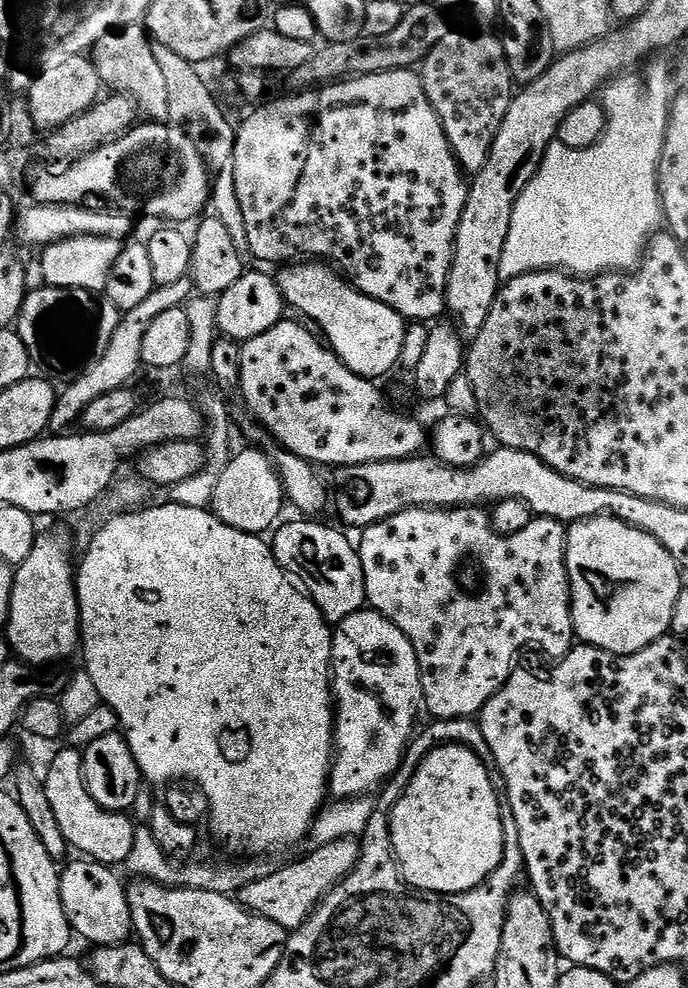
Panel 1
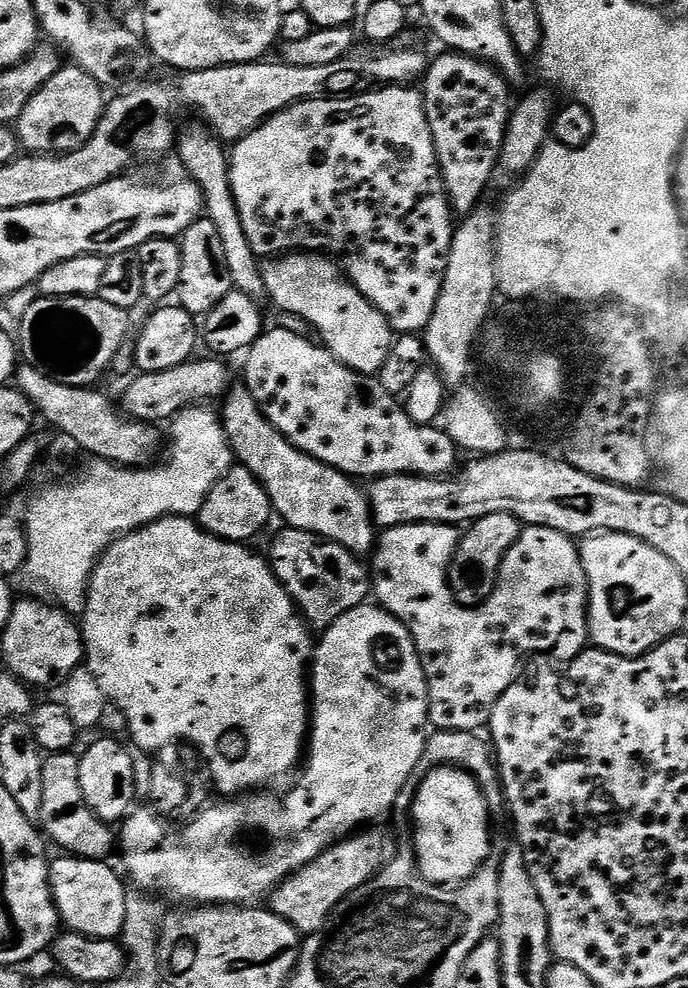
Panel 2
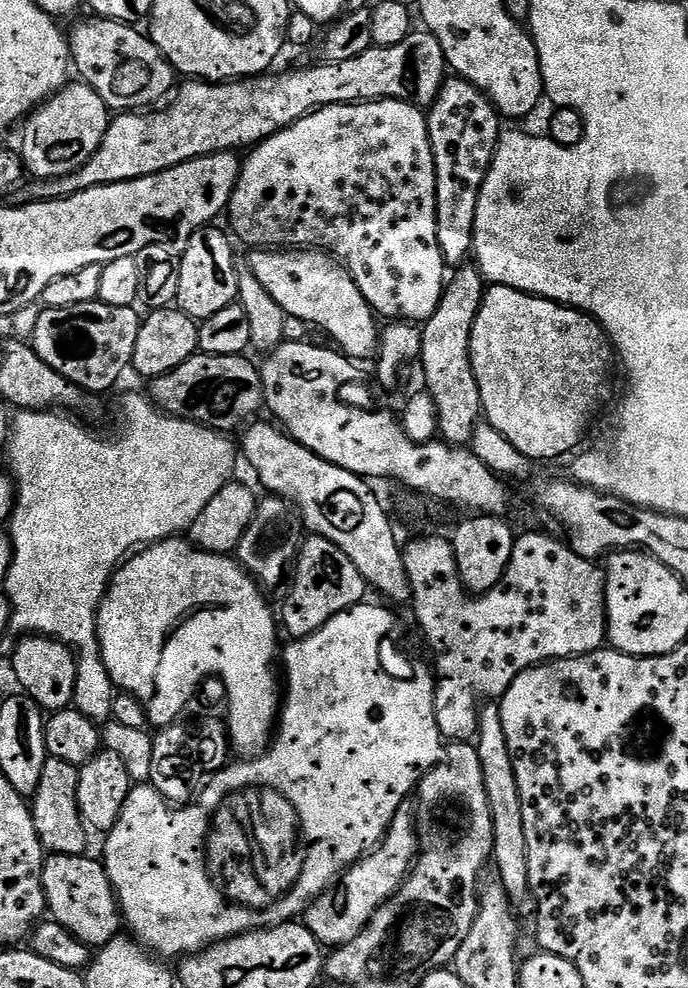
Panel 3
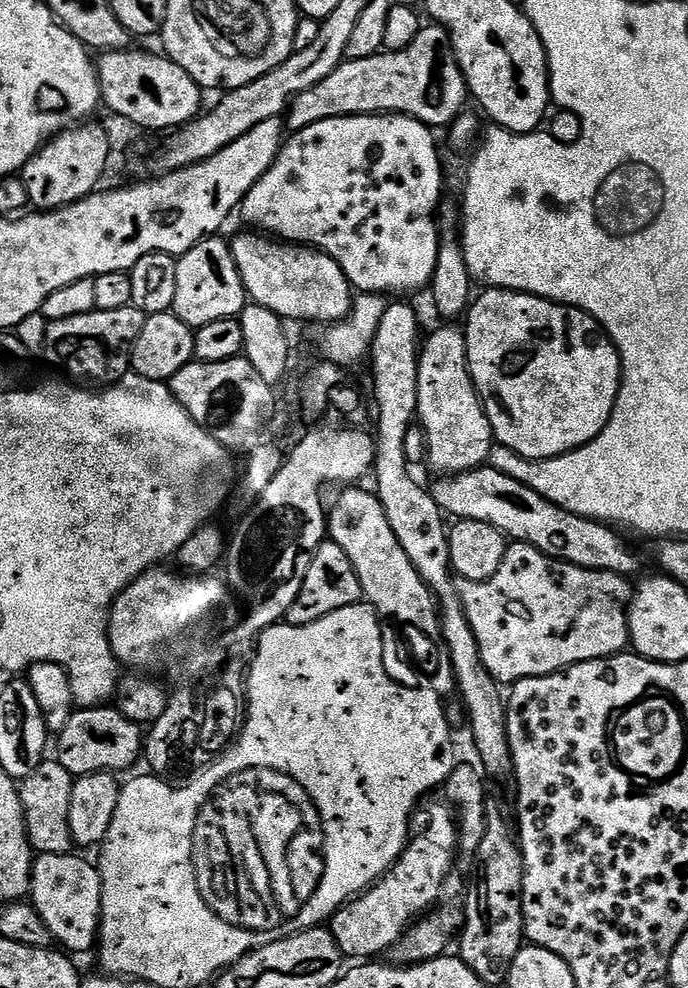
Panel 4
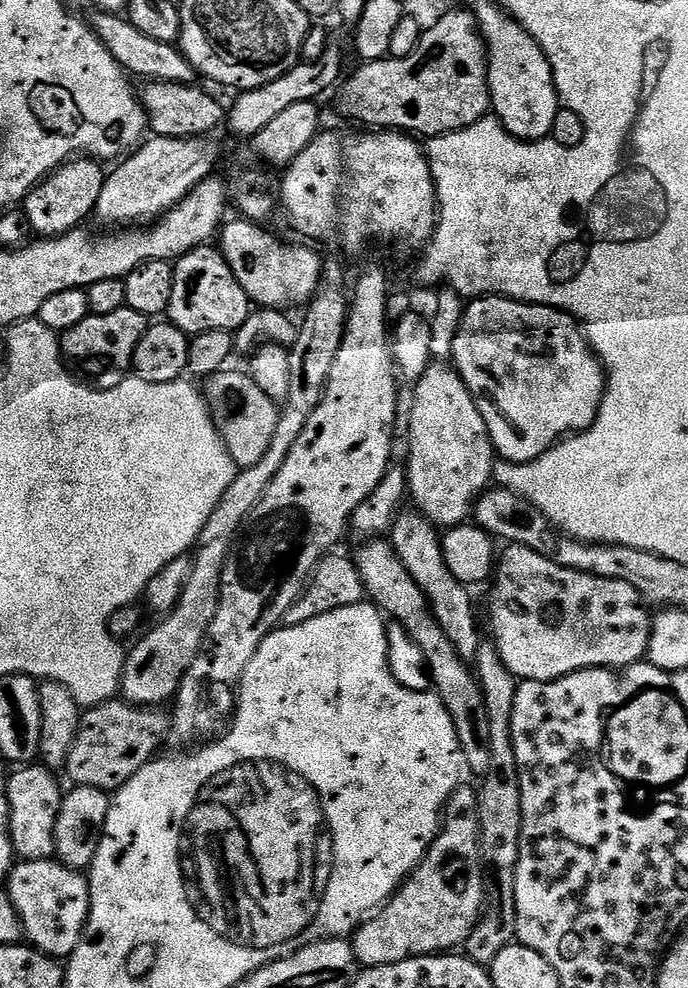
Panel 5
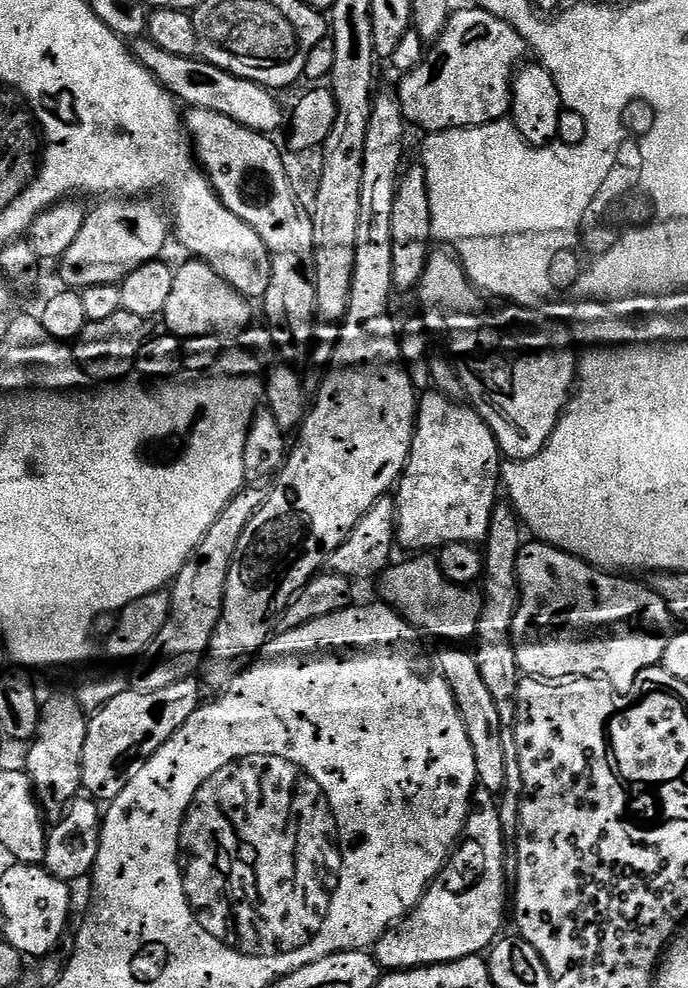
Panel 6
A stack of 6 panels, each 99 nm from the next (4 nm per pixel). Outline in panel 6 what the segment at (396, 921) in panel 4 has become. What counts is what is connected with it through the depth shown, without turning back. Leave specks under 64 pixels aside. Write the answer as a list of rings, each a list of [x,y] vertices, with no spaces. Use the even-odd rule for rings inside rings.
[[[477,787],[476,791],[472,793],[472,803],[473,805],[470,809],[470,815],[466,825],[470,836],[472,832],[472,840],[465,839],[463,843],[461,843],[459,847],[455,849],[454,855],[451,857],[451,859],[449,859],[448,863],[444,865],[442,871],[432,879],[431,886],[429,886],[429,888],[427,888],[424,892],[424,897],[418,902],[418,906],[413,908],[412,911],[400,921],[399,924],[389,928],[388,931],[384,932],[380,941],[374,945],[374,955],[376,960],[379,962],[381,969],[403,970],[405,968],[429,968],[429,966],[432,964],[449,964],[455,960],[461,960],[462,958],[479,956],[481,954],[487,953],[501,935],[500,927],[502,927],[504,924],[504,903],[506,903],[507,900],[509,903],[510,888],[509,885],[508,888],[506,885],[504,885],[504,843],[506,843],[506,837],[504,835],[503,828],[500,826],[500,810],[498,807],[498,800],[490,790]]]

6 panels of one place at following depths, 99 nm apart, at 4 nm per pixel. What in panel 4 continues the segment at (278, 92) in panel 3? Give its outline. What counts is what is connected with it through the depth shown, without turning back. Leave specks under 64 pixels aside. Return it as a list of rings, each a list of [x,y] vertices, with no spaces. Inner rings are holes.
[[[421,27],[418,38],[397,52],[384,50],[379,56],[345,59],[334,74],[292,99],[286,113],[287,131],[300,132],[326,118],[377,114],[412,116],[433,130],[447,129],[465,111],[464,103],[469,103],[470,93],[448,31],[431,27]]]

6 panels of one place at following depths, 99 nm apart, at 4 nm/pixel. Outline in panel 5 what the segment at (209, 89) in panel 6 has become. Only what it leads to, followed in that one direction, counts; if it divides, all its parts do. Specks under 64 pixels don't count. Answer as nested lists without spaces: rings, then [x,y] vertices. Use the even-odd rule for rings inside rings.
[[[93,11],[91,15],[90,27],[92,31],[99,36],[102,43],[110,50],[112,57],[118,61],[129,77],[141,76],[141,81],[158,84],[195,85],[197,83],[197,72],[190,66],[190,62],[176,44],[157,42],[155,38],[149,38],[123,15],[98,11]]]

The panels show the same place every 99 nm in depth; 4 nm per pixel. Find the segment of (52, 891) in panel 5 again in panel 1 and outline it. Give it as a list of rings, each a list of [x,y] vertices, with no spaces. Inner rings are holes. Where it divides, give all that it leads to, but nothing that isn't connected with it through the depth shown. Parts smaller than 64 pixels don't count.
[[[76,858],[73,864],[65,863],[60,872],[60,901],[73,933],[84,940],[89,940],[89,945],[123,944],[133,935],[132,915],[128,901],[128,889],[125,881],[120,881],[115,876],[113,869],[106,864],[98,864],[87,858]]]

